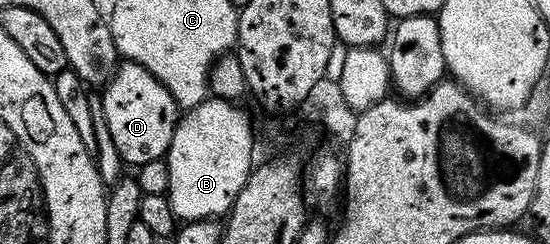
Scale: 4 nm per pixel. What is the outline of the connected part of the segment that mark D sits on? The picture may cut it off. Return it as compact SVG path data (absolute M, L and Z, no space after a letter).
M123 60L106 82L100 96L112 143L116 143L116 151L120 151L123 163L137 167L152 163L152 159L165 158L178 126L180 110L168 87L164 87L164 83L160 83L152 71L134 61Z

